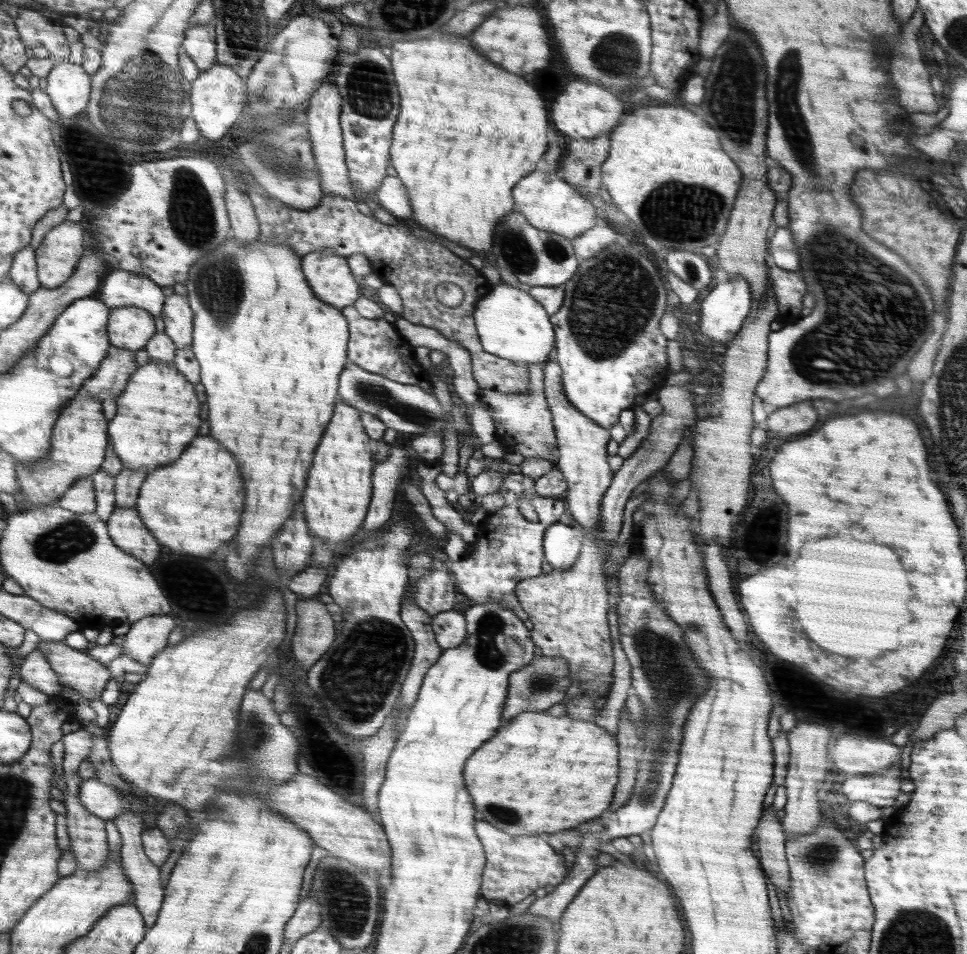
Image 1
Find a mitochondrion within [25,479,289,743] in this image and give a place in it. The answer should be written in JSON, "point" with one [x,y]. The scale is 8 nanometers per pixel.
{"point":[59,544]}

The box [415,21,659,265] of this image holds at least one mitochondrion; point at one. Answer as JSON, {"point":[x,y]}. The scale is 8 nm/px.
{"point":[619,57]}

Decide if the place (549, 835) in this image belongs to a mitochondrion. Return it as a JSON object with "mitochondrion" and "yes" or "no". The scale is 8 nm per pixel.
{"mitochondrion":"no"}

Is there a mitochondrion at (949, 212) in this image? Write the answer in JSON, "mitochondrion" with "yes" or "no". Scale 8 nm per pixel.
{"mitochondrion":"no"}

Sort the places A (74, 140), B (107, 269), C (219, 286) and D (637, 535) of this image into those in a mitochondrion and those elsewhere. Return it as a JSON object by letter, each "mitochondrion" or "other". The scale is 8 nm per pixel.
{"A":"other","B":"other","C":"mitochondrion","D":"other"}

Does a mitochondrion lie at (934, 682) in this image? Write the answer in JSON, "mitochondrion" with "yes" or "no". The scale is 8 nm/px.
{"mitochondrion":"no"}

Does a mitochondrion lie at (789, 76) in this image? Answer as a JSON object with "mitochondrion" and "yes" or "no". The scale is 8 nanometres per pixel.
{"mitochondrion":"yes"}

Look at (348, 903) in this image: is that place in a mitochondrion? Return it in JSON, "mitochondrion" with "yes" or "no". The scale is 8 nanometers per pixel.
{"mitochondrion":"yes"}

